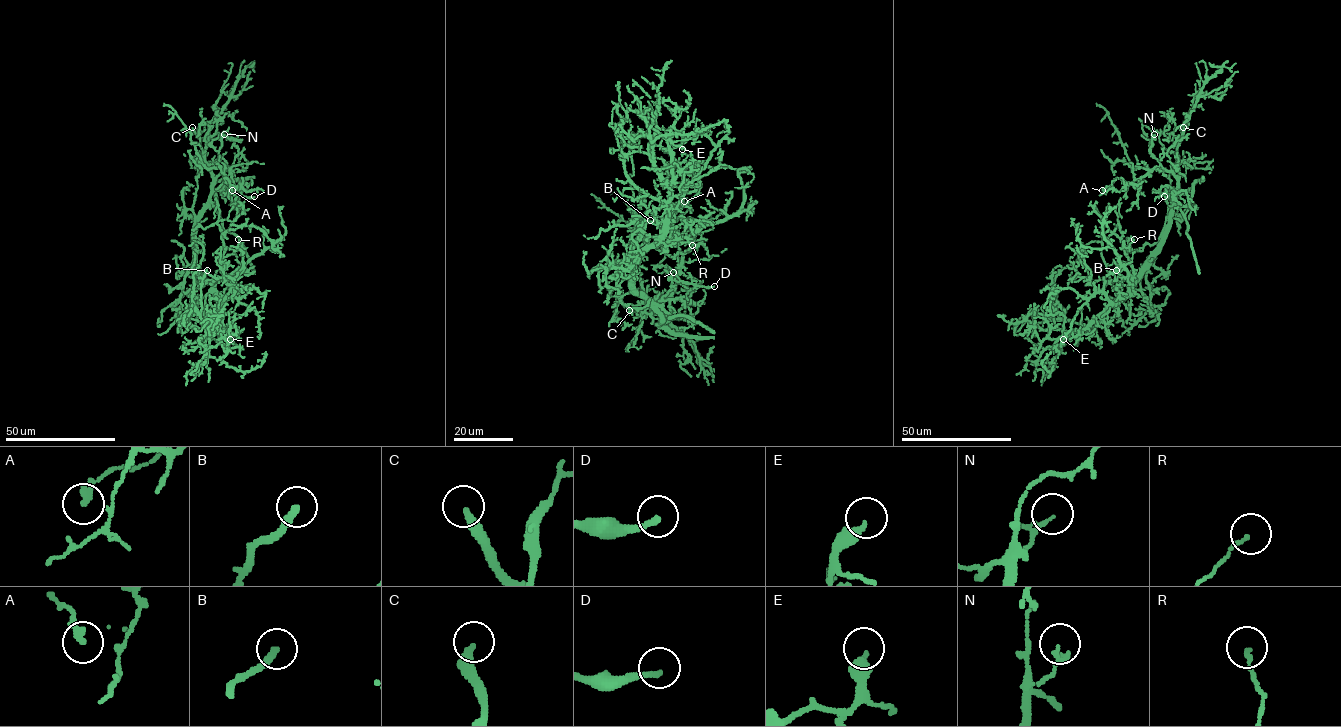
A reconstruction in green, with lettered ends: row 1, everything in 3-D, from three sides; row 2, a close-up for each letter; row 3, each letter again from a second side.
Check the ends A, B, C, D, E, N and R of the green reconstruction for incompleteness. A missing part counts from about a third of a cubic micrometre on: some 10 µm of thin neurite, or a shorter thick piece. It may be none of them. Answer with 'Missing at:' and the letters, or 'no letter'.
Missing at: B, D

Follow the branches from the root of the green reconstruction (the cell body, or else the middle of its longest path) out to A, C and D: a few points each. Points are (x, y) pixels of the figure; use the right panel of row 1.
A: (1155, 251), (1176, 201), (1177, 179), (1174, 175), (1155, 168), (1130, 183), (1116, 178), (1102, 190)
C: (1155, 251), (1176, 201), (1177, 146), (1183, 127)
D: (1155, 251), (1172, 216), (1176, 191), (1163, 186), (1160, 191), (1164, 196)

